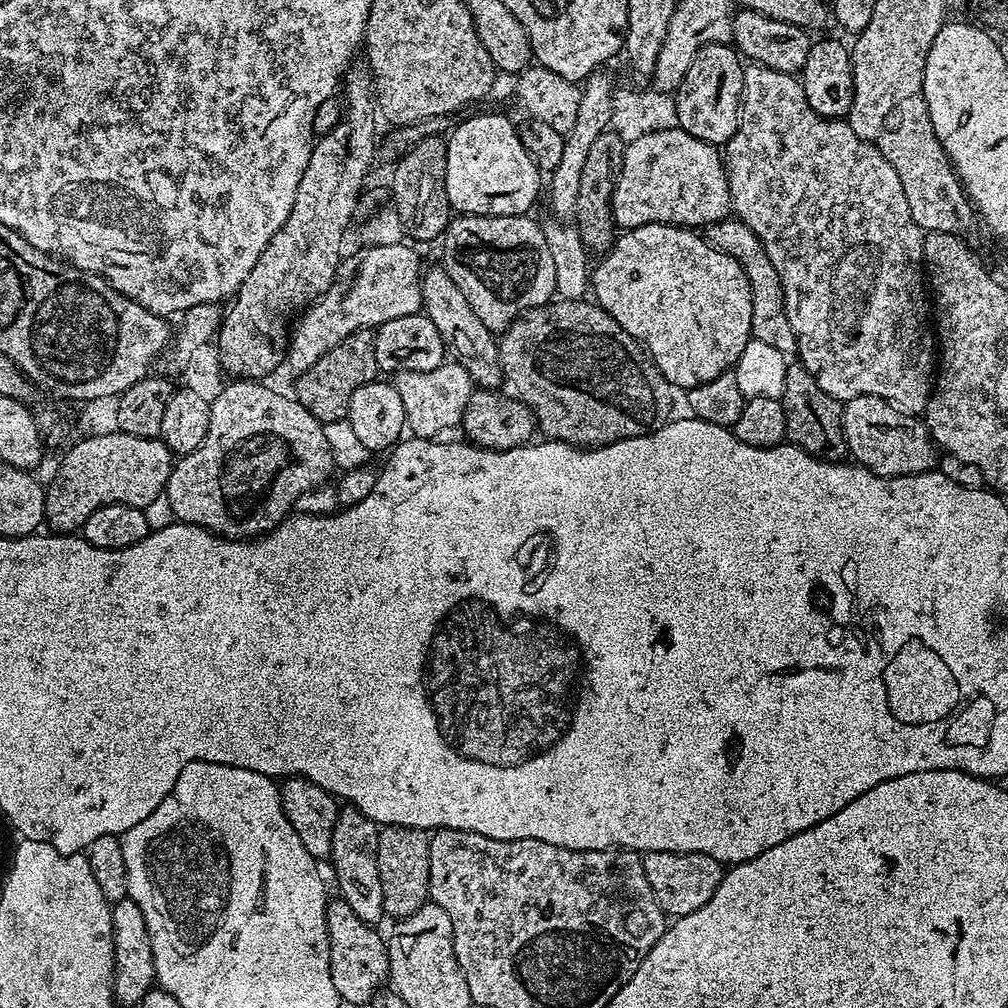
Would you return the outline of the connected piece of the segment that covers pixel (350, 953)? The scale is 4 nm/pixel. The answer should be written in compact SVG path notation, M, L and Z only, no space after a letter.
M342 898L329 899L326 930L330 942L330 976L334 980L337 997L348 1004L371 1005L388 980L388 946L385 937L376 933L371 924L362 922Z

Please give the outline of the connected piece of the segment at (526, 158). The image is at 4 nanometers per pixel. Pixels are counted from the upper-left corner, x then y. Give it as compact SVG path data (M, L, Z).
M484 112L481 116L462 121L447 141L446 194L453 213L461 216L523 216L533 211L532 203L536 195L542 192L542 173L531 154L522 146L515 123L512 125L506 117L496 112Z

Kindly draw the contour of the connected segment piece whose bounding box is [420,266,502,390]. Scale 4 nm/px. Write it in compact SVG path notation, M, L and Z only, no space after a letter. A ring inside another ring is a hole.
M443 266L425 267L420 277L422 290L423 315L434 322L438 334L442 334L442 342L455 363L461 364L472 376L473 385L484 390L499 389L502 384L500 370L500 346L497 337L486 326L482 326L482 318L474 314L470 302L462 295L462 290L454 286L454 278Z

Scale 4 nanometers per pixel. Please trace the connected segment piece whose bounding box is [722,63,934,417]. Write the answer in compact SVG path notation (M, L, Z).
M749 63L744 69L738 126L734 130L734 134L728 139L727 144L723 145L722 155L724 157L724 169L728 171L728 185L730 186L732 212L734 213L735 219L741 220L746 226L750 226L750 230L754 230L754 234L762 242L766 254L770 254L770 262L774 262L774 270L778 270L778 278L782 282L786 318L794 330L796 356L798 357L799 363L803 364L804 369L811 374L814 382L818 382L818 386L822 386L822 390L826 390L826 394L830 394L835 400L843 402L850 398L858 398L859 396L877 396L885 400L887 404L894 405L899 412L904 412L907 416L919 417L926 410L928 397L931 396L934 387L934 336L933 333L932 336L928 333L928 328L924 325L927 320L930 320L930 300L926 295L926 273L924 270L925 232L919 228L918 224L914 222L914 219L910 216L910 207L906 203L906 194L902 194L902 182L898 178L898 173L894 171L894 166L890 166L890 162L886 162L886 158L882 158L882 154L873 144L868 144L862 138L858 138L858 134L854 134L854 130L843 119L827 120L818 114L814 114L814 110L810 110L810 102L806 102L804 85L800 83L799 79L797 79L793 73L770 70L766 66L753 63Z

